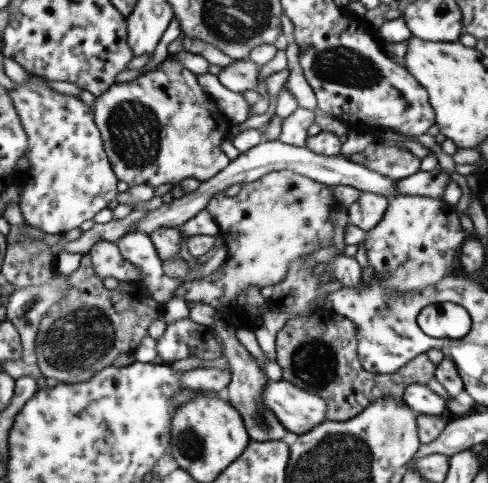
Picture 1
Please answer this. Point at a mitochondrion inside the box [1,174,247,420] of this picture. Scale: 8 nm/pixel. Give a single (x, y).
(75, 341)

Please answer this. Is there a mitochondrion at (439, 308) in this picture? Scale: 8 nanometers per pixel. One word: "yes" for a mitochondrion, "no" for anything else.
no

